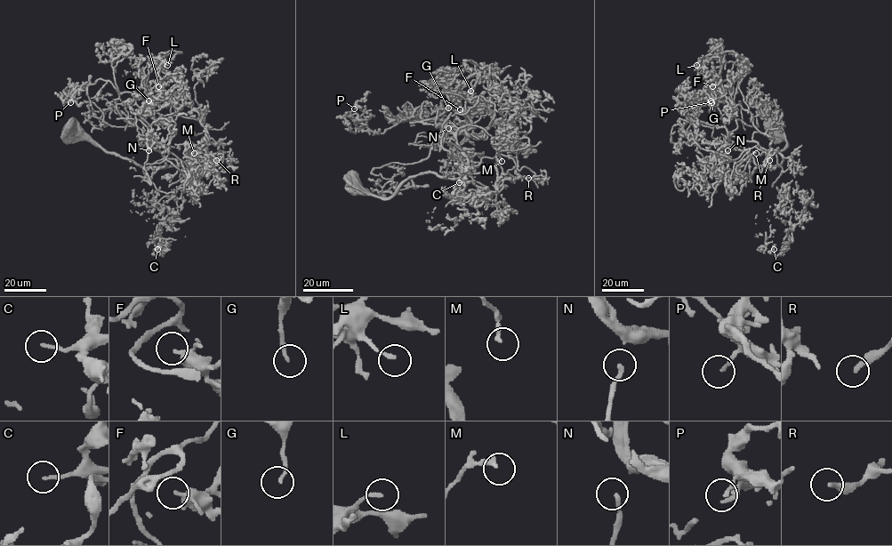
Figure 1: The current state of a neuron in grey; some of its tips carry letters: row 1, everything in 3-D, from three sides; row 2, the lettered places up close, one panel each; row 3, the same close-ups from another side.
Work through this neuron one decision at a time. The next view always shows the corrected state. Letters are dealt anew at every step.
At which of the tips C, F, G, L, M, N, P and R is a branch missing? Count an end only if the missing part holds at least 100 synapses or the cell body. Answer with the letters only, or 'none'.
C, N, R

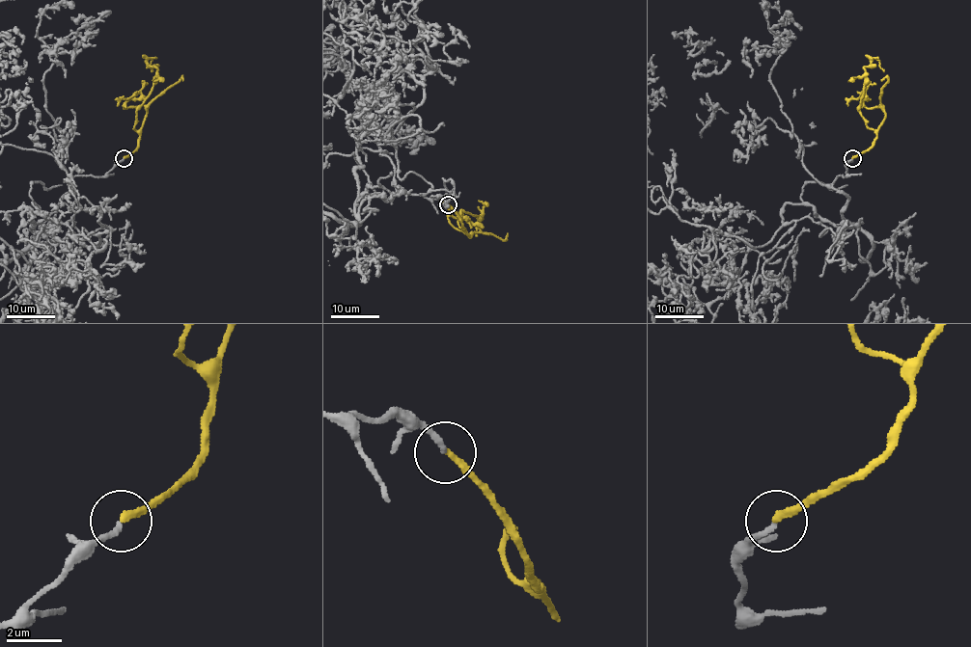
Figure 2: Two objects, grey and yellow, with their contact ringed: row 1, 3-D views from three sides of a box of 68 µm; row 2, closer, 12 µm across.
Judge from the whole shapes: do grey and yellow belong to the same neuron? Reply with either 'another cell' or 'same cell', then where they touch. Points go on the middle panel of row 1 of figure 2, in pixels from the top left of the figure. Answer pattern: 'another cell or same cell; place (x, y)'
another cell; place (448, 204)

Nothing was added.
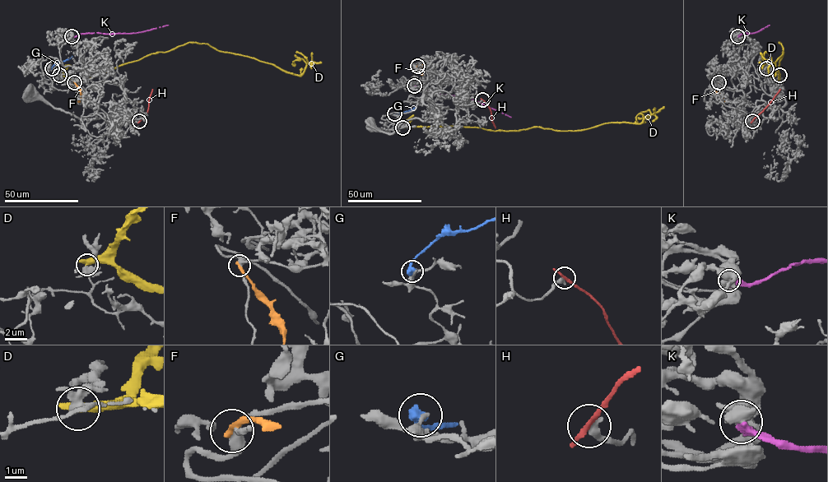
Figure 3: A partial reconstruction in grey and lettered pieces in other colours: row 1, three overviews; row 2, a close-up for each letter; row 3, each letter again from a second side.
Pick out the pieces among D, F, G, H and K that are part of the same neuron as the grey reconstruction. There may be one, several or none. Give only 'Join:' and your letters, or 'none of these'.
Join: none of these

